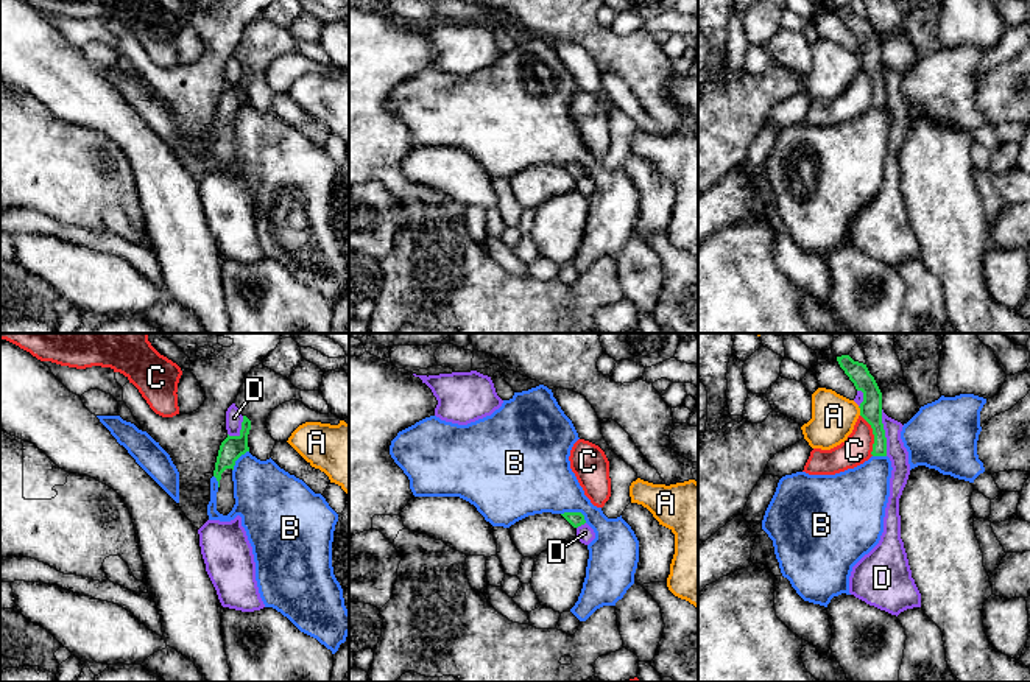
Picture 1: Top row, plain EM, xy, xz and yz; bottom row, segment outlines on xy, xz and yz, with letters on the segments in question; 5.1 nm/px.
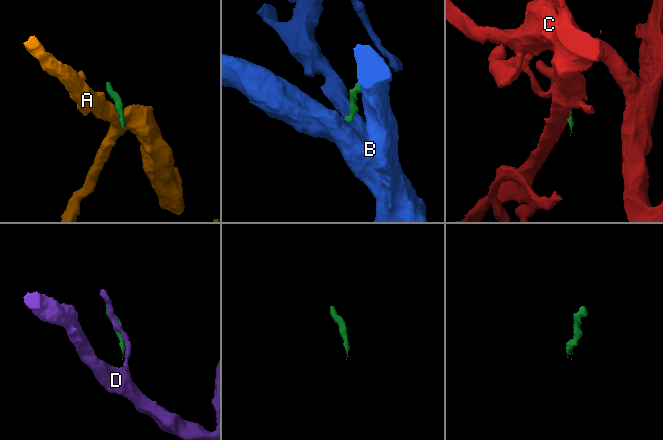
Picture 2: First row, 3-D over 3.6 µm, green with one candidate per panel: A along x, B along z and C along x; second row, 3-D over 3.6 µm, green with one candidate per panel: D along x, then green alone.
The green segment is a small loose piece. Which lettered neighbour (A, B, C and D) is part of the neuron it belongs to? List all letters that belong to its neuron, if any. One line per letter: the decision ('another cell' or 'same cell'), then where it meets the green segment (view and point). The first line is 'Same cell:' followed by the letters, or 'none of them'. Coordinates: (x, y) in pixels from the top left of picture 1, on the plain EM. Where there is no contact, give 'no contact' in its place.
Same cell: none of them
A: another cell; meets green in yz at (860, 63)
B: another cell; meets green in xz at (575, 164)
C: another cell; meets green in yz at (873, 84)
D: another cell; meets green in yz at (884, 84)

